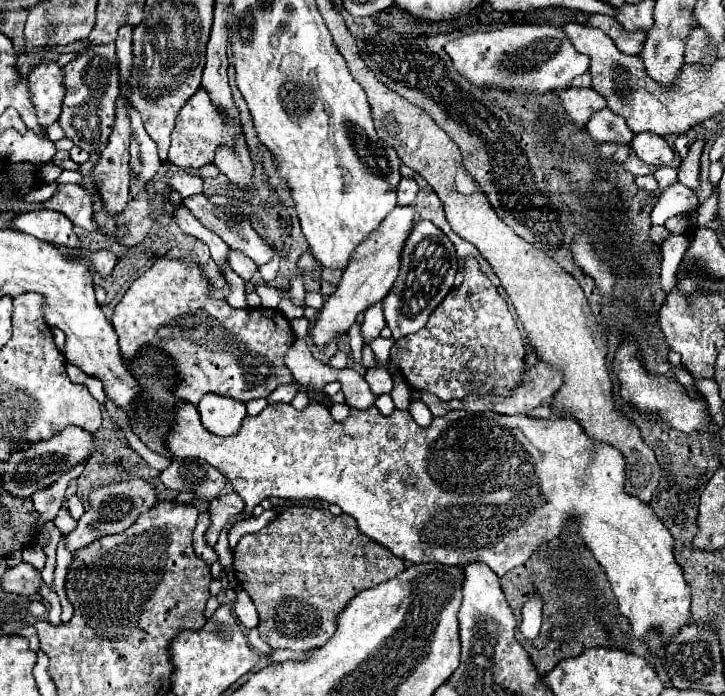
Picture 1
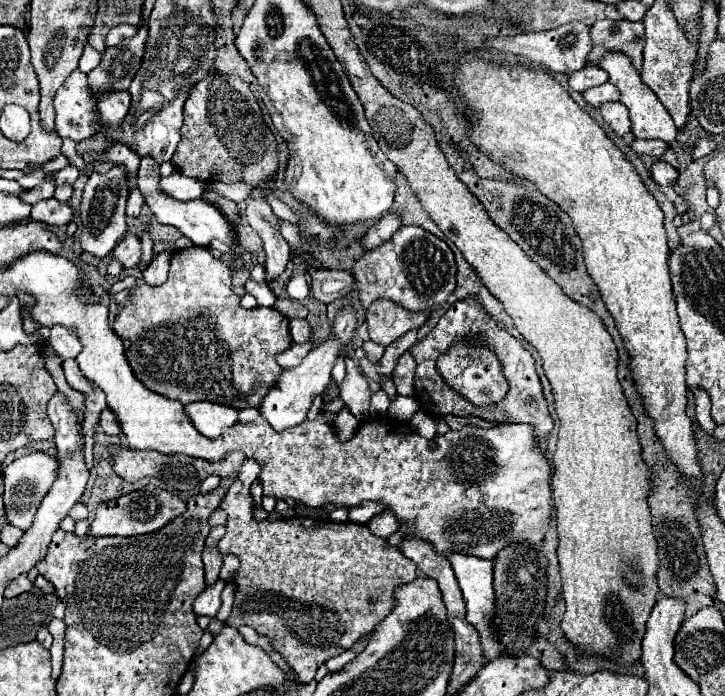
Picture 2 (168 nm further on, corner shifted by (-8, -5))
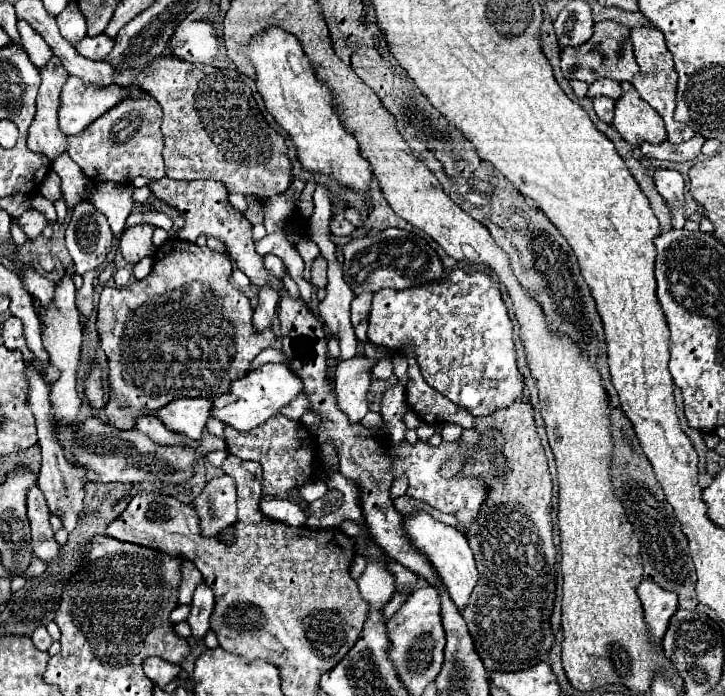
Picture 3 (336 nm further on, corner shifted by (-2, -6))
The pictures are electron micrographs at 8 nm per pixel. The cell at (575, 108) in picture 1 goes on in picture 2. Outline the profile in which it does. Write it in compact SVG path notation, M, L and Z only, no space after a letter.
M606 82L606 84L600 84L600 86L594 86L594 88L588 88L584 92L584 98L590 106L600 106L604 102L610 102L610 100L618 100L620 98L620 92L616 90L614 84Z

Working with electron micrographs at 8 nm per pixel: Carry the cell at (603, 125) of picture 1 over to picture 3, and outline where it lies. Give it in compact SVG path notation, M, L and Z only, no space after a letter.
M596 97L596 99L594 99L594 111L596 111L596 115L598 115L602 121L612 123L612 121L614 121L614 99Z

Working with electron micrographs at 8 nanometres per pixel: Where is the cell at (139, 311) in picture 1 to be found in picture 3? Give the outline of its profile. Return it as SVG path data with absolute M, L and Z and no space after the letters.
M168 239L154 257L152 273L124 289L104 287L98 305L98 335L102 349L110 361L110 401L102 407L106 421L128 431L134 427L134 417L152 413L166 403L182 397L216 399L230 393L232 381L244 377L254 357L276 343L272 327L258 331L252 323L254 309L248 297L238 291L228 279L232 261L224 253L216 253L196 243Z

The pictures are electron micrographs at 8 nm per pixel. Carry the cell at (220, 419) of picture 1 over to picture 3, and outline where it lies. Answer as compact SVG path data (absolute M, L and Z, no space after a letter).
M198 397L174 399L174 403L168 403L162 407L162 411L156 411L156 415L172 431L186 433L190 439L200 439L206 421L212 415L212 401Z

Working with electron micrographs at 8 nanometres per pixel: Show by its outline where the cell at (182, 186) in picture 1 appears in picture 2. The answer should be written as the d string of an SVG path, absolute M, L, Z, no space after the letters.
M214 72L212 76L202 78L188 94L188 102L184 102L184 124L180 134L182 138L176 146L172 162L162 163L160 174L167 177L175 171L176 166L184 176L214 182L210 184L212 190L204 192L204 200L212 202L218 196L224 196L240 204L252 196L254 188L266 186L278 170L276 138L266 126L250 86L240 76Z

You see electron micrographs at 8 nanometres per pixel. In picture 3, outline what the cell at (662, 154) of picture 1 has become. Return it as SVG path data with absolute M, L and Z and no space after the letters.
M658 169L654 171L654 183L658 193L670 203L672 209L672 226L675 229L682 229L684 219L684 179L674 169Z

